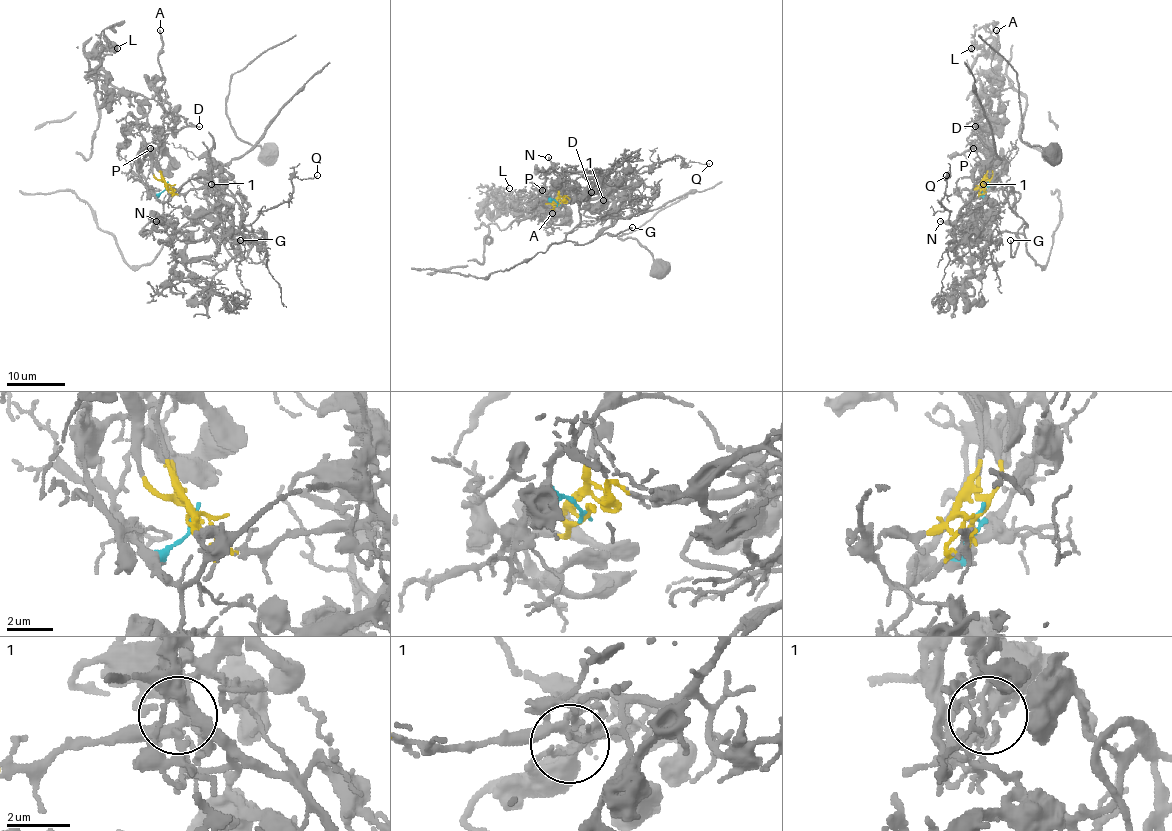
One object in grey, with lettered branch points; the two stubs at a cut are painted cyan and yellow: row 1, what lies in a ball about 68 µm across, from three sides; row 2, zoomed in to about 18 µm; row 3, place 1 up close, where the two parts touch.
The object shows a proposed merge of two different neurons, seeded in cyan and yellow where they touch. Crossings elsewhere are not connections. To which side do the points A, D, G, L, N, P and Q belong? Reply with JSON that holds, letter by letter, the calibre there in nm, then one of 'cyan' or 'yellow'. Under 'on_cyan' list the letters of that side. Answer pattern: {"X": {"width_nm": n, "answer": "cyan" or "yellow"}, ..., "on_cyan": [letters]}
{"A": {"width_nm": 260, "answer": "yellow"}, "D": {"width_nm": 180, "answer": "yellow"}, "G": {"width_nm": 220, "answer": "yellow"}, "L": {"width_nm": 200, "answer": "yellow"}, "N": {"width_nm": 190, "answer": "cyan"}, "P": {"width_nm": 200, "answer": "yellow"}, "Q": {"width_nm": 90, "answer": "cyan"}, "on_cyan": ["N", "Q"]}

